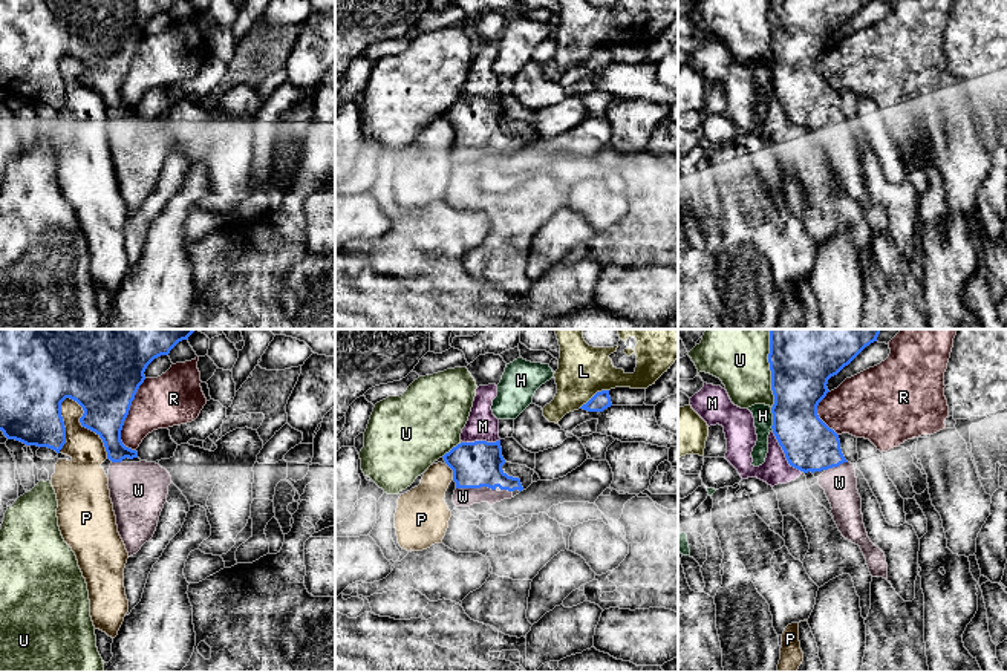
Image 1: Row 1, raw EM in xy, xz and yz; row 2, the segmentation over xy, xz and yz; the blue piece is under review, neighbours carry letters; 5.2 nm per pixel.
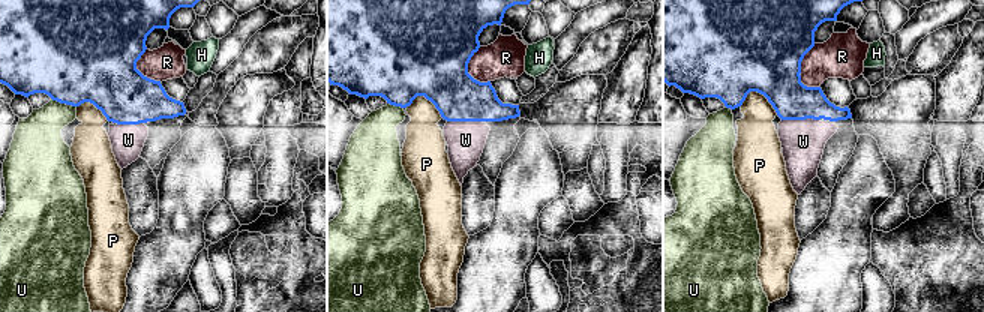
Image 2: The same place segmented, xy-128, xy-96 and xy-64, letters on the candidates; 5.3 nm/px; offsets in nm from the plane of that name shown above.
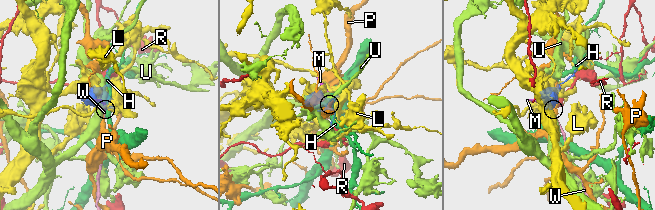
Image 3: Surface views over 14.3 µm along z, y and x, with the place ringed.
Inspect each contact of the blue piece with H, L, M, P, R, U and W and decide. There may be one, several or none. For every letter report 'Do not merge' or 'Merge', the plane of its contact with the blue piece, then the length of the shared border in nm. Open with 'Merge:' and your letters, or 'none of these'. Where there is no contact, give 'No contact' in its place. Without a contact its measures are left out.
Merge: W
H: Do not merge. Touches blue in yz. Shared border 130 nm
L: Do not merge. Touches blue in xz. Shared border 190 nm
M: Do not merge. Touches blue in yz. Shared border 260 nm
P: Do not merge. Touches blue in xy. Shared border 400 nm
R: Do not merge. Touches blue in xy. Shared border 400 nm
U: Do not merge. Touches blue in yz. Shared border 340 nm
W: Merge. Touches blue in xz. Shared border 200 nm

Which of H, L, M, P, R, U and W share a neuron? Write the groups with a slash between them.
H / L / M / P / R / U / W

